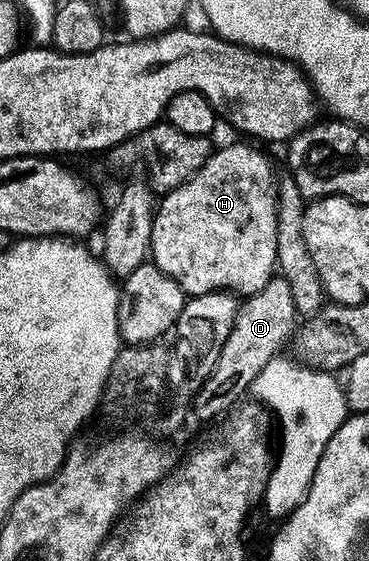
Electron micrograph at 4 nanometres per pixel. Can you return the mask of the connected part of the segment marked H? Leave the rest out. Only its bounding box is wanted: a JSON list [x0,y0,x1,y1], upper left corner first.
[149,141,278,296]

